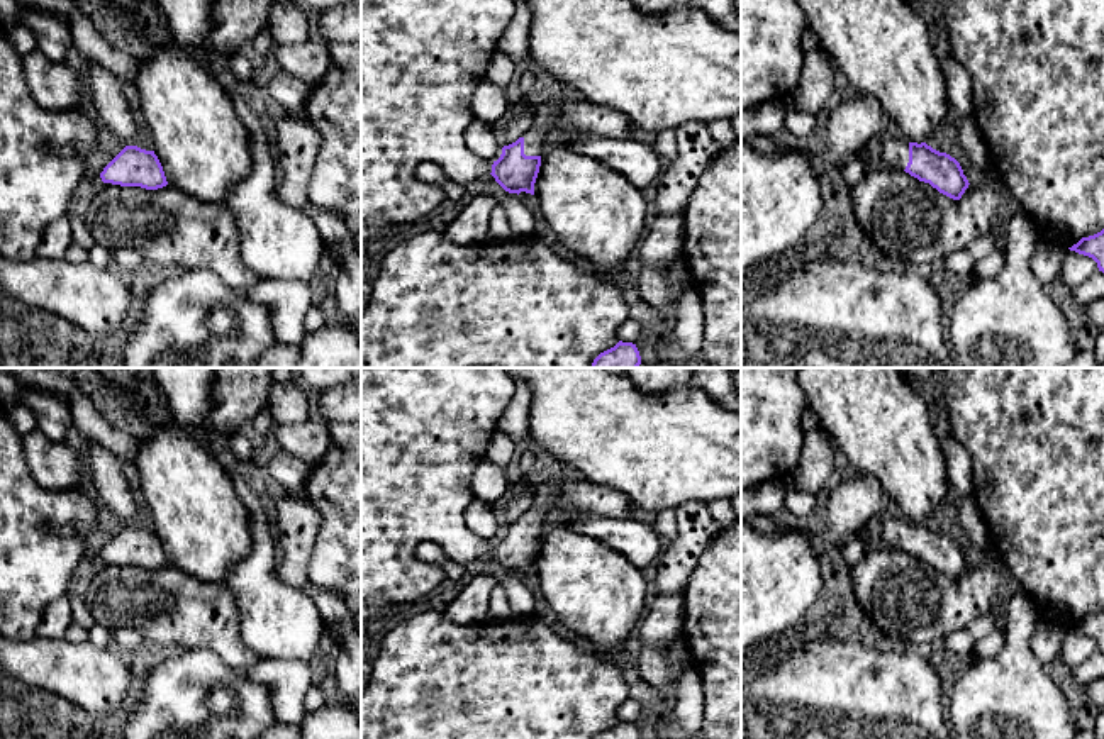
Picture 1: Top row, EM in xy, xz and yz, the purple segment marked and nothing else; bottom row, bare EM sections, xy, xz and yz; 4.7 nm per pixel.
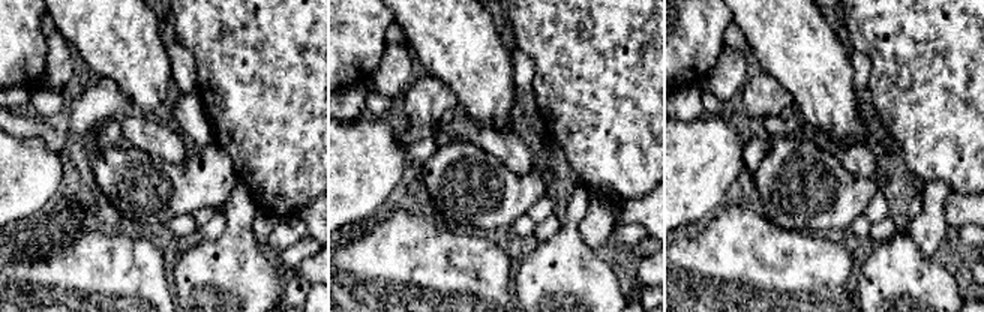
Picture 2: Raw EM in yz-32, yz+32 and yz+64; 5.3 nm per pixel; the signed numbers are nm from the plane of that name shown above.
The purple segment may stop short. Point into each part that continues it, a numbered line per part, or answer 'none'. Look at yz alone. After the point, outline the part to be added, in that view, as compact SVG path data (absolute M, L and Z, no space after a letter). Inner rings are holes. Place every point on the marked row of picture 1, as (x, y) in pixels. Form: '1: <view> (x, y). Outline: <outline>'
1: yz (894, 148). Outline: M890 132L882 142L882 159L887 166L904 171L909 163L909 141Z

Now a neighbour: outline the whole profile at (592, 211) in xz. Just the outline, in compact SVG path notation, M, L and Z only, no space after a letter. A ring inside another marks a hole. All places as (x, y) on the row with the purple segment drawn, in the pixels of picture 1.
M553 146L541 158L534 195L556 239L578 258L590 261L597 273L617 276L636 258L651 212L643 192L609 166L566 146Z

